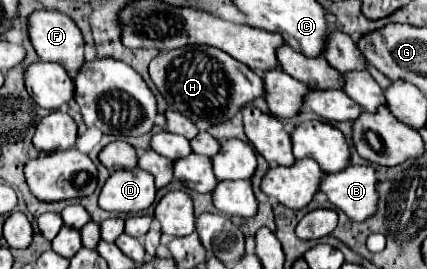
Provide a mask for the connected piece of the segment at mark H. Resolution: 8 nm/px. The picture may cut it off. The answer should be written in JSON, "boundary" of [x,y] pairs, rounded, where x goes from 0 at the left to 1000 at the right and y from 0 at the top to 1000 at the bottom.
{"boundary":[[[429,171],[410,186],[382,186],[368,216],[354,223],[349,275],[368,335],[391,372],[396,409],[433,424],[452,454],[532,454],[555,416],[564,416],[569,394],[621,349],[616,283],[494,171]]]}

